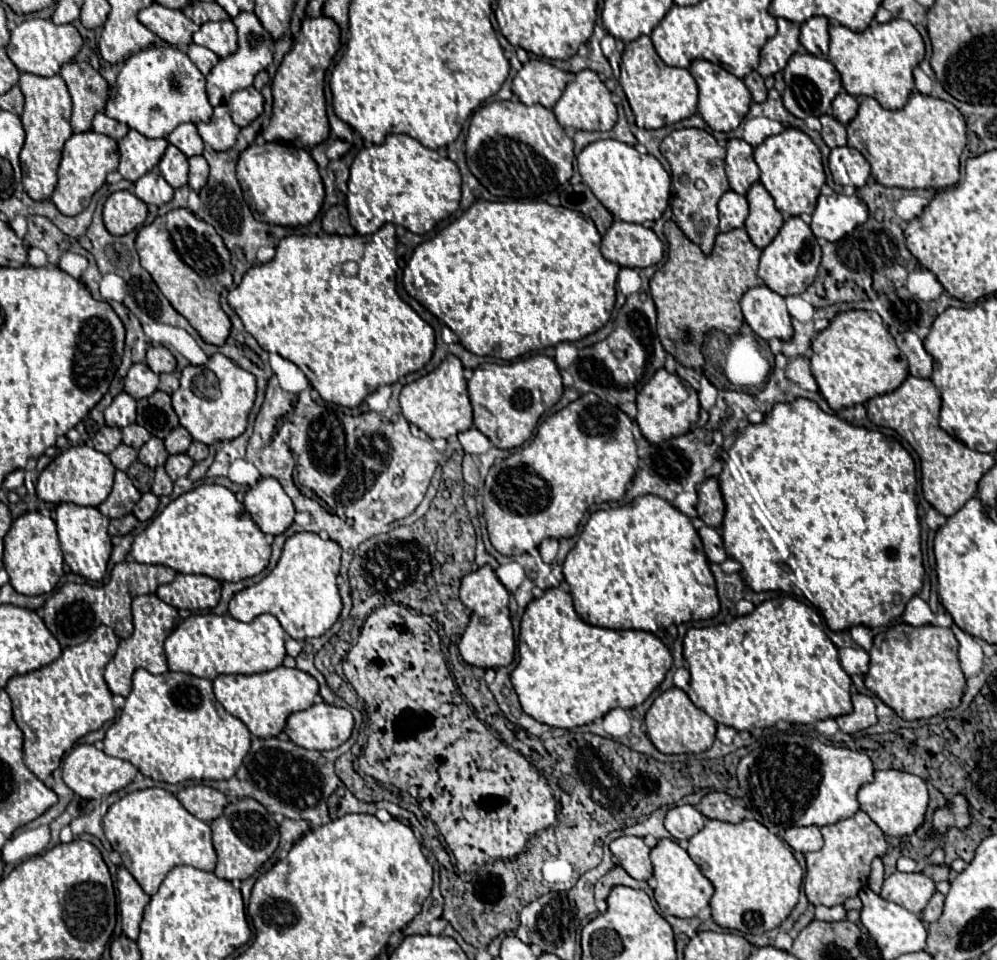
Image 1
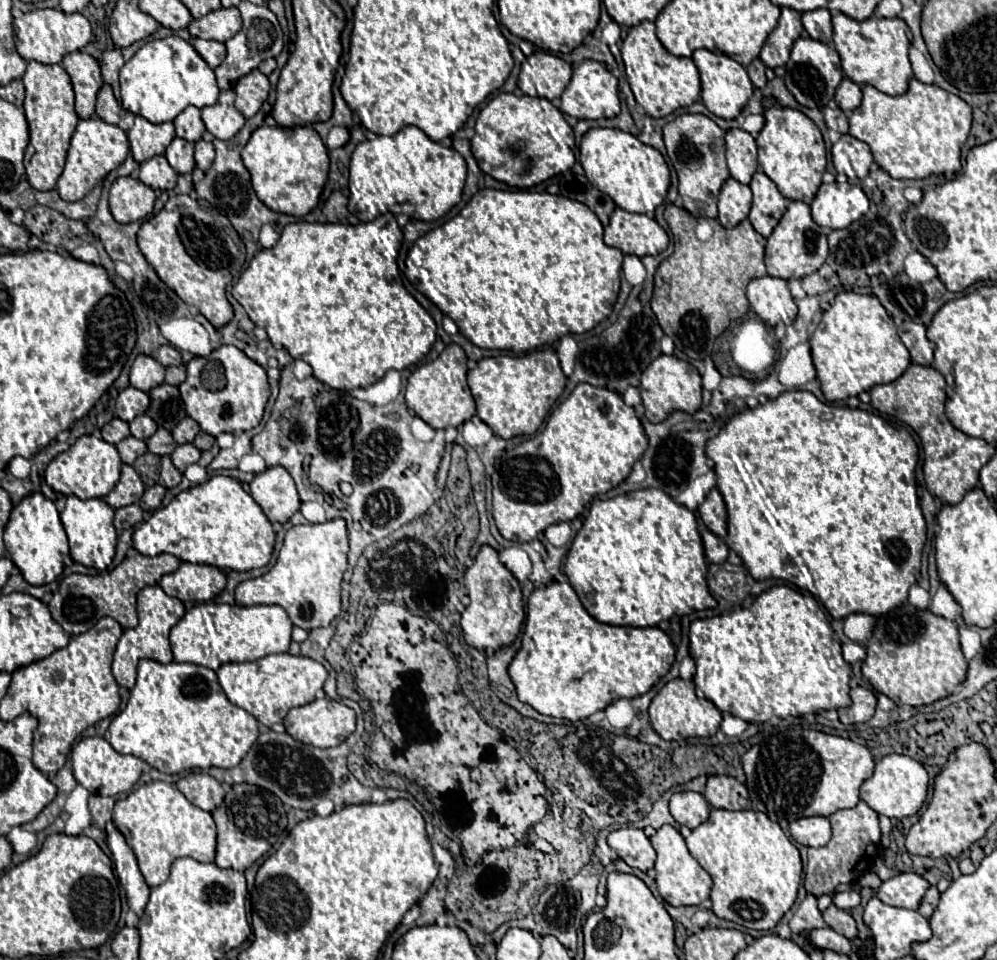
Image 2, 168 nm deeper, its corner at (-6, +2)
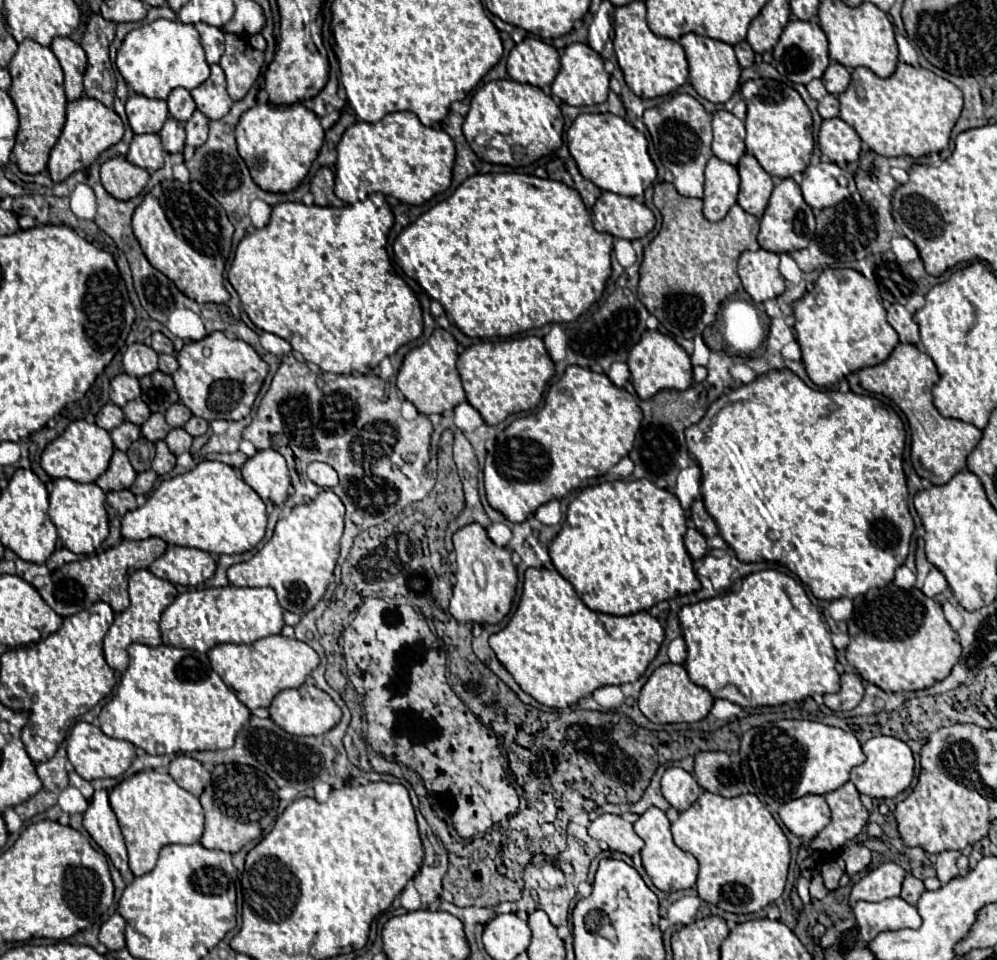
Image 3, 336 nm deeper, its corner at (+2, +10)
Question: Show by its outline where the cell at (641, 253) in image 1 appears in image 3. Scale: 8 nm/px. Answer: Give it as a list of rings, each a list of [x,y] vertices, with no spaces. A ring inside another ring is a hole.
[[[604,191],[592,207],[592,223],[596,231],[632,241],[654,229],[654,215],[644,203],[632,197]]]

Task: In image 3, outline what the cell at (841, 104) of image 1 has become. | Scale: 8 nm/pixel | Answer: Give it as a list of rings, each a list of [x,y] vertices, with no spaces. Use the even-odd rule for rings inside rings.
[[[832,61],[828,65],[828,69],[824,71],[824,75],[822,75],[822,83],[826,85],[826,91],[828,93],[840,95],[840,93],[846,91],[846,87],[850,83],[850,71],[844,65]]]

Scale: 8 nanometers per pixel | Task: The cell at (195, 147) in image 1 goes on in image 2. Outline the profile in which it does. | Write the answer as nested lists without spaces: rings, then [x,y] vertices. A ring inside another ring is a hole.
[[[186,107],[176,119],[174,119],[174,127],[176,127],[176,135],[180,139],[186,139],[190,143],[196,143],[202,139],[202,135],[206,133],[204,121],[200,119],[200,109],[198,107]]]

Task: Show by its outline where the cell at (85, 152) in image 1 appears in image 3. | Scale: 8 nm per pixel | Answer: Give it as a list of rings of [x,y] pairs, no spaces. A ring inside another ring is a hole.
[[[86,95],[76,101],[70,101],[66,107],[66,123],[62,135],[58,137],[56,145],[50,151],[50,159],[48,159],[50,177],[56,183],[60,183],[74,171],[86,171],[96,161],[96,157],[108,147],[116,145],[122,139],[122,135],[124,135],[124,123],[114,109],[108,109],[98,99]]]

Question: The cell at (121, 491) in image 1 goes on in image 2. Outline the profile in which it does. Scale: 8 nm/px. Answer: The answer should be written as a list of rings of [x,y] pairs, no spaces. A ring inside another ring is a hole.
[[[122,465],[120,481],[104,497],[104,501],[112,509],[120,509],[120,507],[128,507],[132,503],[138,503],[142,495],[144,495],[144,483],[142,483],[142,479],[138,477],[138,473],[130,465]]]

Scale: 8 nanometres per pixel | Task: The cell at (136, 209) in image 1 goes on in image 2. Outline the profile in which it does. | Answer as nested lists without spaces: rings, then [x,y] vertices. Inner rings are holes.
[[[118,177],[110,187],[110,211],[118,223],[132,223],[152,215],[156,193],[134,177]]]

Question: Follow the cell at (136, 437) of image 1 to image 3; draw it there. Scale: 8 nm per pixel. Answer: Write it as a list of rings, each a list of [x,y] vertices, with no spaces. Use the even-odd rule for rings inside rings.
[[[132,399],[132,401],[128,401],[122,411],[124,411],[124,415],[126,415],[126,421],[136,423],[136,425],[142,425],[142,423],[150,417],[148,405],[146,405],[142,399]]]

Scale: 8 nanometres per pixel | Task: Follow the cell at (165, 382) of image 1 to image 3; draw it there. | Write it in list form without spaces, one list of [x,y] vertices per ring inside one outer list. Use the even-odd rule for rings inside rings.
[[[160,355],[160,367],[158,367],[160,371],[164,371],[164,373],[168,373],[168,375],[172,375],[176,369],[178,369],[178,361],[176,361],[176,357],[174,355]]]

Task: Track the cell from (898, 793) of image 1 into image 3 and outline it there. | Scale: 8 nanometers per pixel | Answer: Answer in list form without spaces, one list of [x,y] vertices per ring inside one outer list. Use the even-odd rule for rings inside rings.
[[[878,735],[878,737],[868,739],[862,745],[862,751],[866,755],[866,761],[862,765],[854,767],[850,773],[850,781],[856,785],[856,789],[860,793],[874,797],[874,799],[892,799],[910,785],[910,781],[914,777],[914,757],[912,757],[910,747],[904,741],[900,741],[896,737]]]

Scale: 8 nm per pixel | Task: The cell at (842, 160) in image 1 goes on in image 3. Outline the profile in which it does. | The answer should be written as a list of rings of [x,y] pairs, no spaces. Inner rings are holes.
[[[840,117],[822,121],[818,134],[818,146],[823,155],[838,165],[849,164],[860,155],[860,137],[858,133],[844,123]]]

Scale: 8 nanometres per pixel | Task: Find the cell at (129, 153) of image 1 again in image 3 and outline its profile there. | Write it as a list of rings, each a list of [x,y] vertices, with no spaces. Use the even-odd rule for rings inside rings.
[[[132,93],[126,101],[126,115],[134,133],[158,133],[168,119],[168,105],[162,99]]]

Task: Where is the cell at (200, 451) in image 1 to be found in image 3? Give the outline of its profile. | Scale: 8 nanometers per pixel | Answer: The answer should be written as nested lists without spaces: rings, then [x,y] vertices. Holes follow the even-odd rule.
[[[190,417],[188,423],[184,425],[184,429],[186,429],[192,437],[196,437],[196,435],[204,435],[206,429],[208,429],[208,421],[206,421],[206,419],[200,419],[200,417]]]

